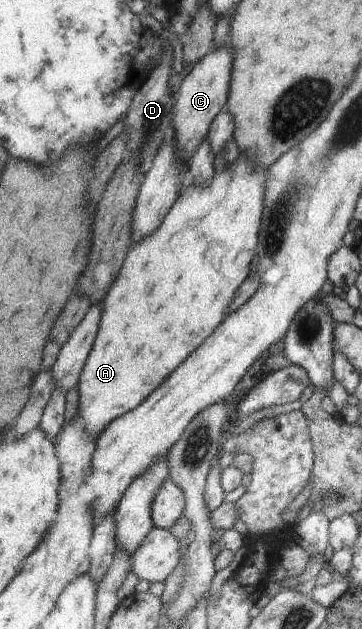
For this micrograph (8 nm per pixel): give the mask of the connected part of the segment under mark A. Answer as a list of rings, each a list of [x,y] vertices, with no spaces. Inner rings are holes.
[[[240,155],[235,162],[235,169],[224,173],[216,172],[210,185],[194,186],[186,185],[179,196],[176,198],[174,205],[162,220],[162,225],[158,226],[145,240],[133,244],[130,248],[122,267],[120,268],[118,277],[113,284],[108,287],[108,293],[103,301],[103,312],[99,323],[99,328],[93,343],[90,355],[86,359],[79,383],[76,387],[79,393],[79,401],[77,414],[74,421],[81,424],[85,431],[83,438],[96,439],[98,435],[104,433],[105,429],[117,418],[125,413],[136,409],[154,390],[164,383],[170,374],[190,357],[191,353],[197,347],[200,347],[214,330],[224,321],[224,318],[230,313],[229,305],[233,300],[237,289],[246,281],[246,278],[252,273],[250,271],[250,263],[257,253],[257,243],[259,229],[261,226],[263,209],[264,209],[264,177],[266,170],[259,171],[259,167],[250,166],[245,158]]]

